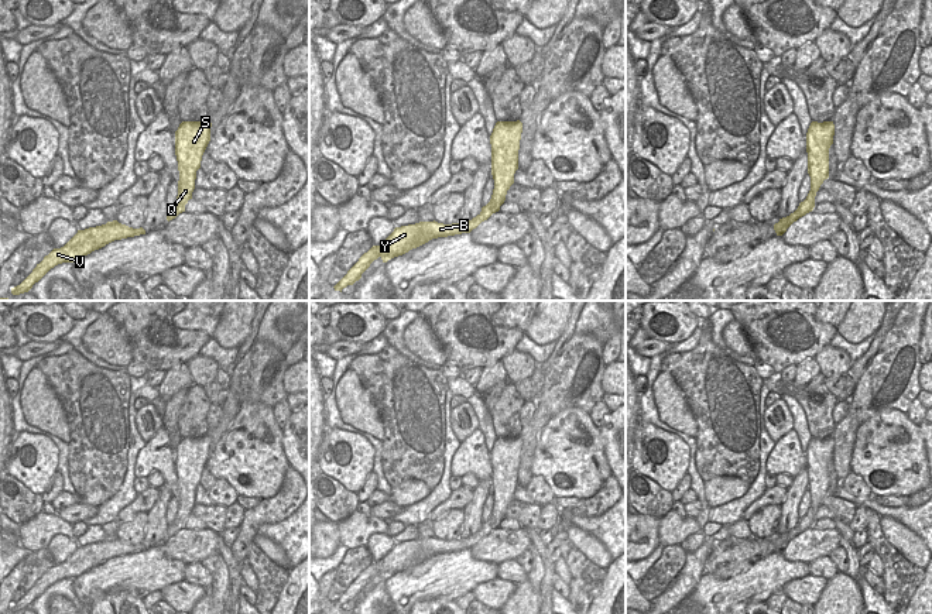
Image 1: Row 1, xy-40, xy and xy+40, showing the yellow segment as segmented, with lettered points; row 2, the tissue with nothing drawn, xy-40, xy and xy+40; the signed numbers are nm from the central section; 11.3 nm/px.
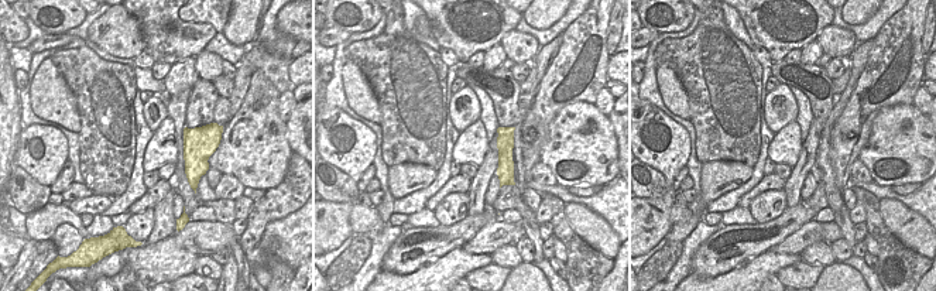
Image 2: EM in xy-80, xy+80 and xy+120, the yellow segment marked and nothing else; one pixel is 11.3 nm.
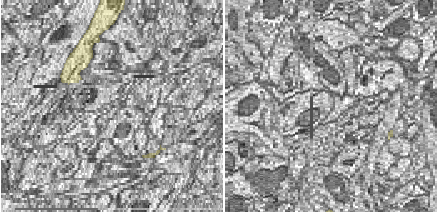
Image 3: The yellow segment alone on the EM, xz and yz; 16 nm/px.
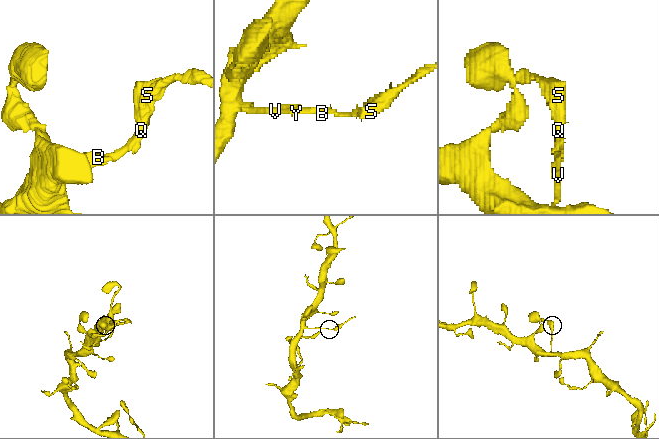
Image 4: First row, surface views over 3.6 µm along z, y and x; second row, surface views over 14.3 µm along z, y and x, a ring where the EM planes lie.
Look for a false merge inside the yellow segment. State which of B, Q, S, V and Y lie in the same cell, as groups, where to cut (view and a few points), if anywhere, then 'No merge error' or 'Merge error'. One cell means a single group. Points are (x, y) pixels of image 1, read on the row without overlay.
Groups: B V Y / Q S. Split along xy (485, 534), (472, 535). Merge error

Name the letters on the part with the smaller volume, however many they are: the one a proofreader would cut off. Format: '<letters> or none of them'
Q, S

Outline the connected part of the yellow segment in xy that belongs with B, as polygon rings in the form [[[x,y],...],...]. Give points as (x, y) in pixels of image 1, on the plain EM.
[[[483,532],[465,539],[459,538],[443,541],[434,536],[395,543],[394,548],[380,562],[373,562],[367,569],[364,569],[333,604],[335,607],[342,608],[342,606],[347,601],[353,601],[362,594],[362,590],[370,583],[370,580],[378,573],[383,576],[383,579],[387,579],[388,576],[402,572],[410,566],[428,559],[432,555],[470,549],[482,538],[484,538]]]

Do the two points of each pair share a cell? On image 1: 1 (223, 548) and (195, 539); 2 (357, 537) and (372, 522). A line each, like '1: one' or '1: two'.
1: two
2: one

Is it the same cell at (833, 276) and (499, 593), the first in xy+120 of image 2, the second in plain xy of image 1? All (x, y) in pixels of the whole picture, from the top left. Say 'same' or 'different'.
different

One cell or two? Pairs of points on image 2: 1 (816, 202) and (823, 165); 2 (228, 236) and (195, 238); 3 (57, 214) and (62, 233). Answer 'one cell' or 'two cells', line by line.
1: two cells
2: one cell
3: two cells

